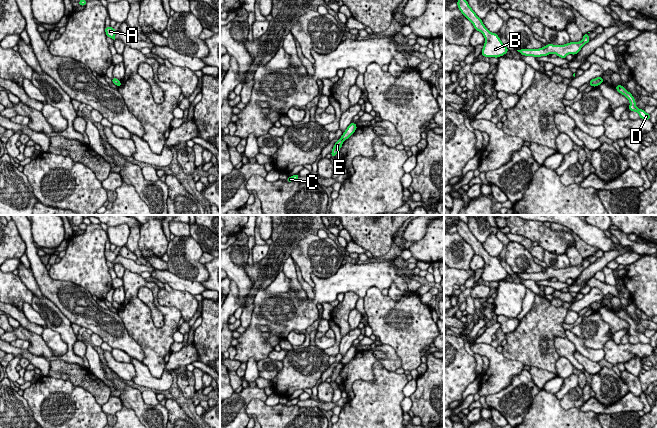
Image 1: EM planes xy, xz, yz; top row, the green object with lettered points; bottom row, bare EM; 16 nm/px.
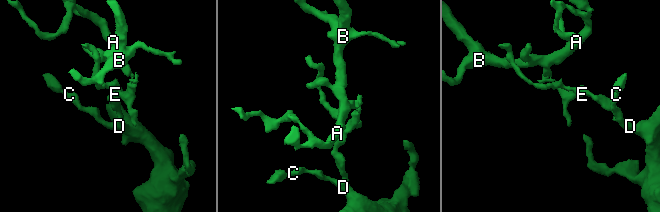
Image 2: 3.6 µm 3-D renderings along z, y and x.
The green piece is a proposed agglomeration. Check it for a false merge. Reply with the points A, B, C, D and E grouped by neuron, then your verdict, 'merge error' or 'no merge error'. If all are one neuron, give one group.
groups A B / C D E; merge error

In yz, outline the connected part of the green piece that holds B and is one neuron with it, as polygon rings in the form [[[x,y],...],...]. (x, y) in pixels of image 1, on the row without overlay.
[[[460,219],[458,221],[457,230],[460,236],[473,248],[474,253],[483,258],[485,267],[481,278],[484,281],[498,282],[505,279],[509,275],[508,272],[500,264],[497,257],[492,257],[485,251],[482,243],[480,243],[473,235],[473,233],[469,230],[468,225]]]

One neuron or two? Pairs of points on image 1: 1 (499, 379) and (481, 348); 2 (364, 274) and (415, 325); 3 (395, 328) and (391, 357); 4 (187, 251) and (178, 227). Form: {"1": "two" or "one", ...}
{"1": "one", "2": "two", "3": "two", "4": "two"}

